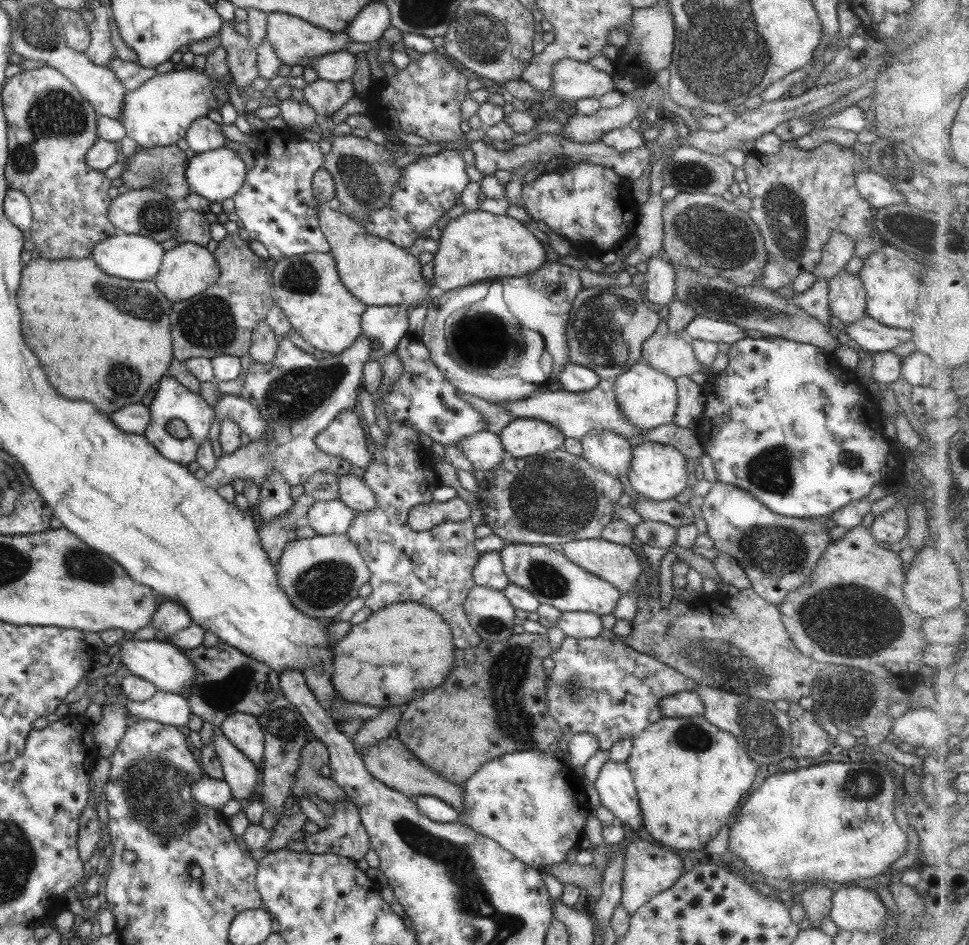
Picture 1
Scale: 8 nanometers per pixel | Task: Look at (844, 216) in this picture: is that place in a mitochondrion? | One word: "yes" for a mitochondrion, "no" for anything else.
no

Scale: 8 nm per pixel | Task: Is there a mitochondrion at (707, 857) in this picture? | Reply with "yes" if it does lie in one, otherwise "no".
no

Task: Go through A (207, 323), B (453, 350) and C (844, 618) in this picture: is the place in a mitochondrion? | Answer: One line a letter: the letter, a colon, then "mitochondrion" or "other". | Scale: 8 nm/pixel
A: mitochondrion
B: mitochondrion
C: mitochondrion

